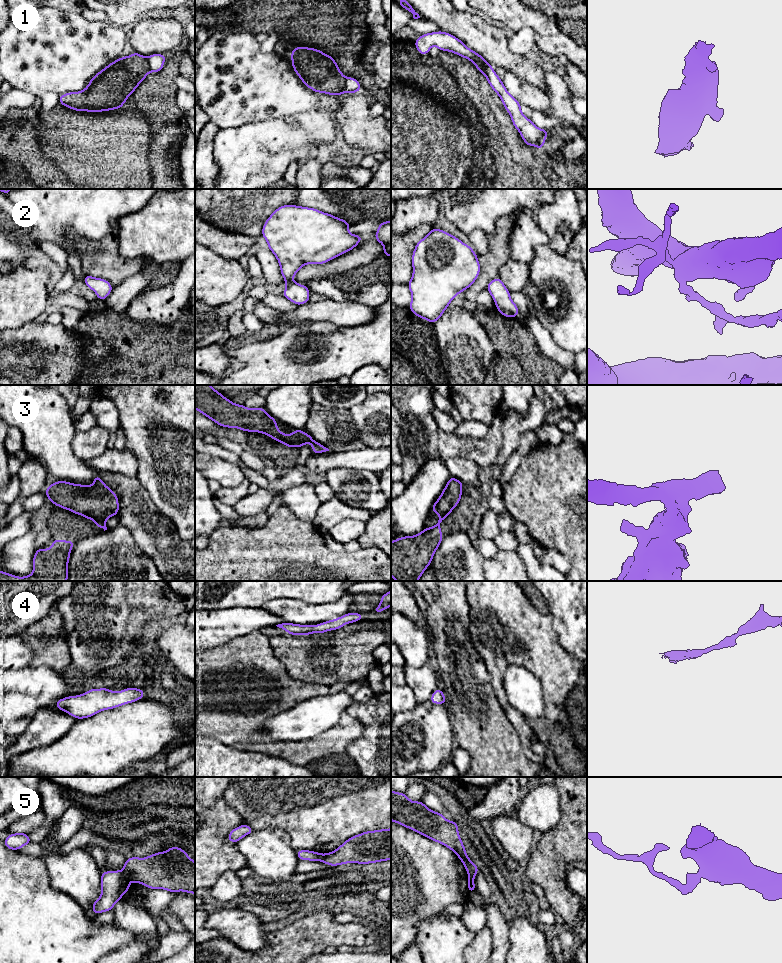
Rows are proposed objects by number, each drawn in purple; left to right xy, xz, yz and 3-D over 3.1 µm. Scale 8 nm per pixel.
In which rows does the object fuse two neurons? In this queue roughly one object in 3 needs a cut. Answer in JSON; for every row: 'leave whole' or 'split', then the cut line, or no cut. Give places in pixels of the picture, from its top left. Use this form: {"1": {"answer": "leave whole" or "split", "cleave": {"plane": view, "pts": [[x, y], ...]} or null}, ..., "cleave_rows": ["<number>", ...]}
{"1": {"answer": "split", "cleave": {"plane": "xz", "pts": [[346, 78], [342, 92]]}}, "2": {"answer": "leave whole", "cleave": null}, "3": {"answer": "leave whole", "cleave": null}, "4": {"answer": "leave whole", "cleave": null}, "5": {"answer": "split", "cleave": {"plane": "xy", "pts": [[122, 870], [130, 880]]}}, "cleave_rows": ["1", "5"]}

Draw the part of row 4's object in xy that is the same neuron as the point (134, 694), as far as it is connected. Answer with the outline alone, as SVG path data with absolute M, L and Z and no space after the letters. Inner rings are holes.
M107 688L94 689L56 701L56 707L77 719L94 716L96 713L141 700L145 692L137 688L126 688L120 692Z

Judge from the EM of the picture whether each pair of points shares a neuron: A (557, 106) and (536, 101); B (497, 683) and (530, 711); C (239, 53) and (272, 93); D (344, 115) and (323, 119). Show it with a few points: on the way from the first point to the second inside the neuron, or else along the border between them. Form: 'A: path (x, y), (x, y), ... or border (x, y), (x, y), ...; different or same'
A: border (548, 94), (546, 114); different
B: border (505, 669), (503, 692), (508, 702); different
C: path (242, 63), (262, 83); same
D: border (334, 117), (338, 125); different

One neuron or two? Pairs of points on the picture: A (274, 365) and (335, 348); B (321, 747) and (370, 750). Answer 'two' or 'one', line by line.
A: one
B: two

